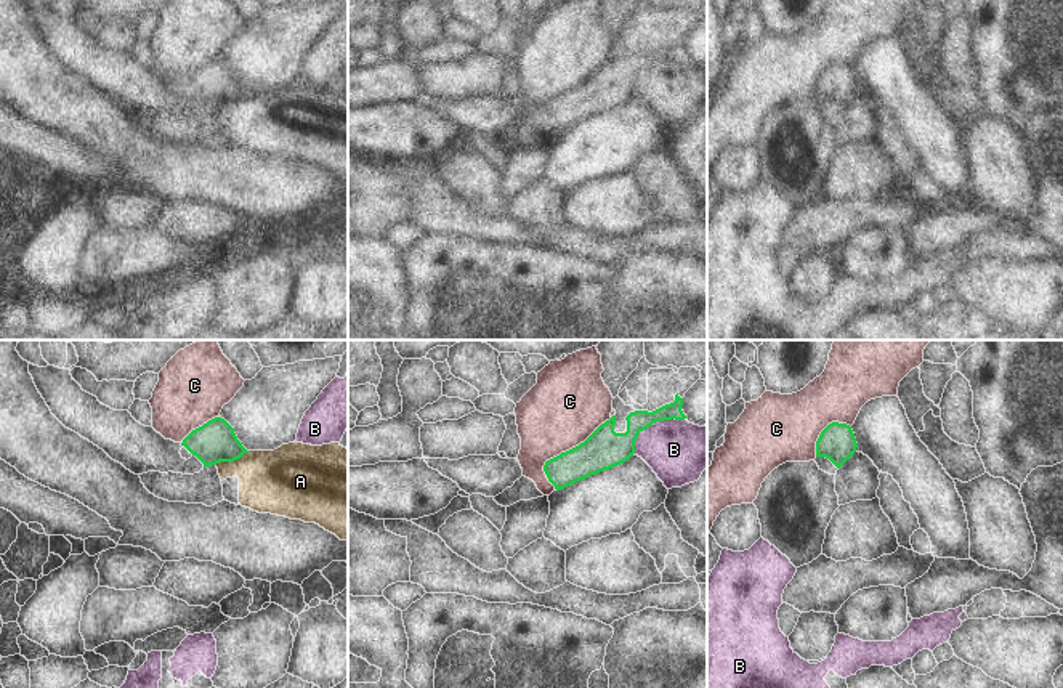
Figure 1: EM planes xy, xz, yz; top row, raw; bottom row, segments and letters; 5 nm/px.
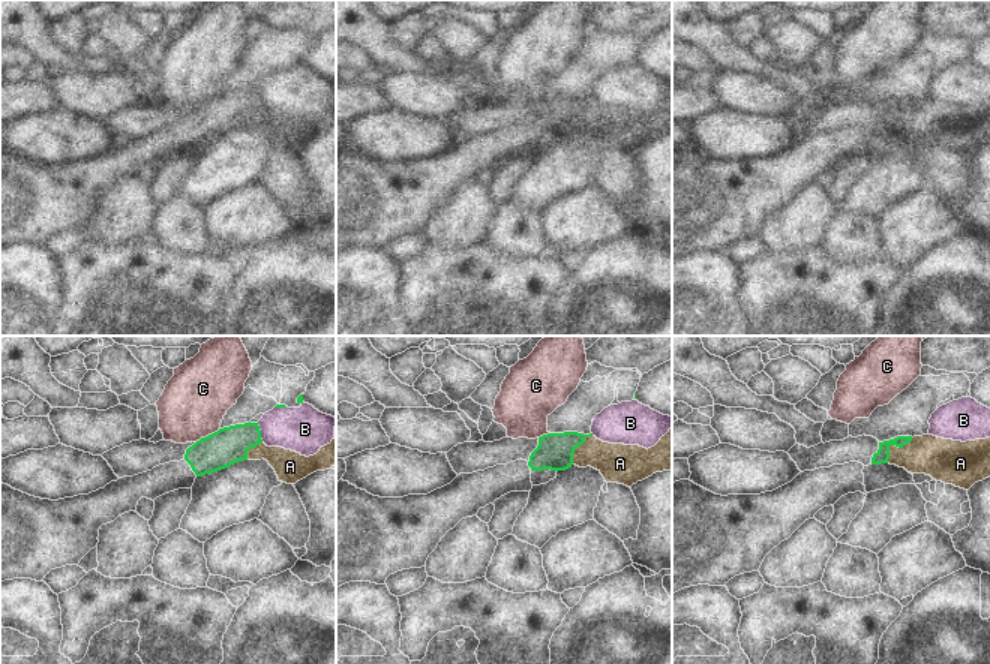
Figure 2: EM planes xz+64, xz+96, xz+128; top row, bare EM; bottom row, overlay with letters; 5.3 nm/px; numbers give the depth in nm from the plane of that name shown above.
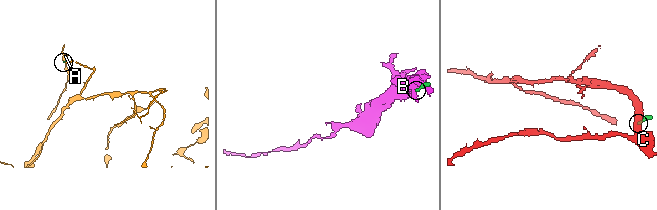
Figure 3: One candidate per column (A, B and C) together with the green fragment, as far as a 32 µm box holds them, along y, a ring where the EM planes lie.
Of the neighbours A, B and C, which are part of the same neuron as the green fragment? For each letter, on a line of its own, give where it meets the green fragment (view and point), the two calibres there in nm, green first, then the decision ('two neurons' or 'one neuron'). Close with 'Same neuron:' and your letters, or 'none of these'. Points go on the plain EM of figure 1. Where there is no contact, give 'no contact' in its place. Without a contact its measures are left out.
A: xy (233, 101) | 220/320 nm | two neurons
B: xz (651, 64) | 180/320 nm | two neurons
C: xz (566, 92) | 200/380 nm | two neurons
Same neuron: none of these

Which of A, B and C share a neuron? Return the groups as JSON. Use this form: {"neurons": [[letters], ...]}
{"neurons": [["A"], ["B"], ["C"]]}

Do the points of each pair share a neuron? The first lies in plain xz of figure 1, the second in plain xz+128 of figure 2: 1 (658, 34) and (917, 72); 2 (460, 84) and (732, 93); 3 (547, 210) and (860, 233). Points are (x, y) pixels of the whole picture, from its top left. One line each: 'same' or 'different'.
1: same
2: same
3: same

